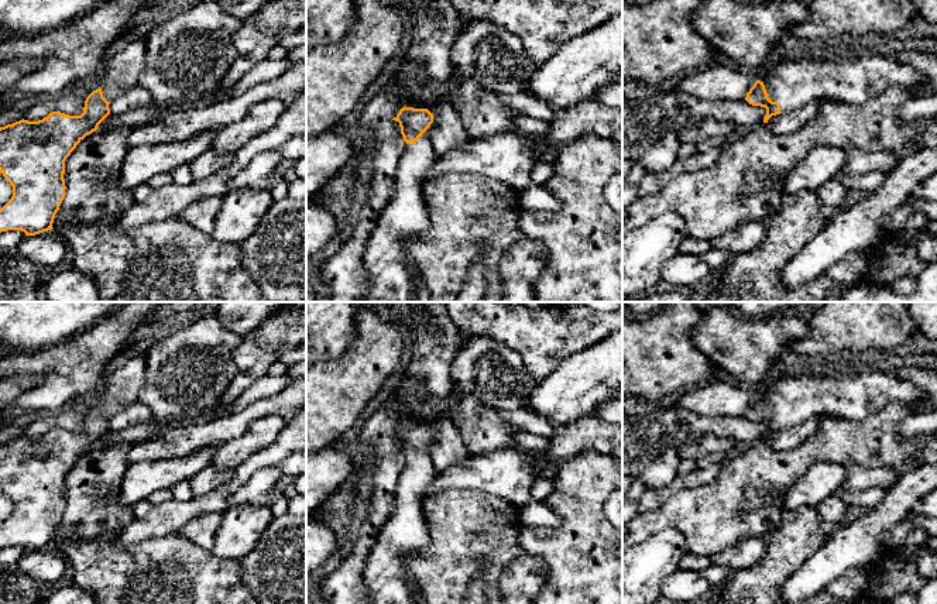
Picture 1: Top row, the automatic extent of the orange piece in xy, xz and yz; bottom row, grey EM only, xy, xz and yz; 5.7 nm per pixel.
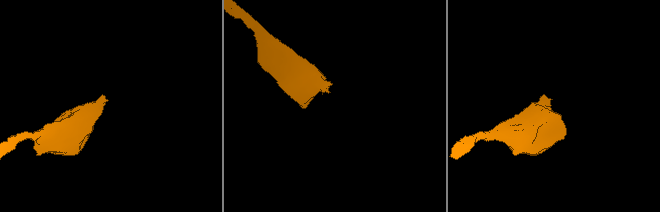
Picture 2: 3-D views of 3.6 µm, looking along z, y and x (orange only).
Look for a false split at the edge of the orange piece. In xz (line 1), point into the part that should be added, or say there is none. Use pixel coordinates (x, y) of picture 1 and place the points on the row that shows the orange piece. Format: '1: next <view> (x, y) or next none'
1: next xz (388, 267)

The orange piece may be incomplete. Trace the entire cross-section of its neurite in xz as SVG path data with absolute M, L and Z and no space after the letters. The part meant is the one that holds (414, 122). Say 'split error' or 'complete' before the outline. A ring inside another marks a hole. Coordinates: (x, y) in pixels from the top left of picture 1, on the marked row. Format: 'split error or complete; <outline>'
split error; M402 107L392 120L399 123L406 145L397 168L394 195L373 227L363 255L367 271L363 302L412 302L415 291L412 260L404 248L404 241L426 231L429 226L422 188L429 178L429 171L439 162L429 135L433 114L428 109Z

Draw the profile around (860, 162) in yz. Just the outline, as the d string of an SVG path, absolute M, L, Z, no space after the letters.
M857 147L842 148L847 155L844 172L850 176L862 176L871 172L890 172L900 157L892 151L865 151Z

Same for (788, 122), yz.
M806 104L799 110L783 111L768 120L768 127L776 134L790 134L800 130L807 121L816 119L817 104Z

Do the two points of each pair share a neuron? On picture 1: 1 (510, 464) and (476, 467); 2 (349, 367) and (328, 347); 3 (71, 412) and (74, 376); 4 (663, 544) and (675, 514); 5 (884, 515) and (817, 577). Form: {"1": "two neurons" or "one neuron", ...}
{"1": "one neuron", "2": "two neurons", "3": "two neurons", "4": "two neurons", "5": "one neuron"}

